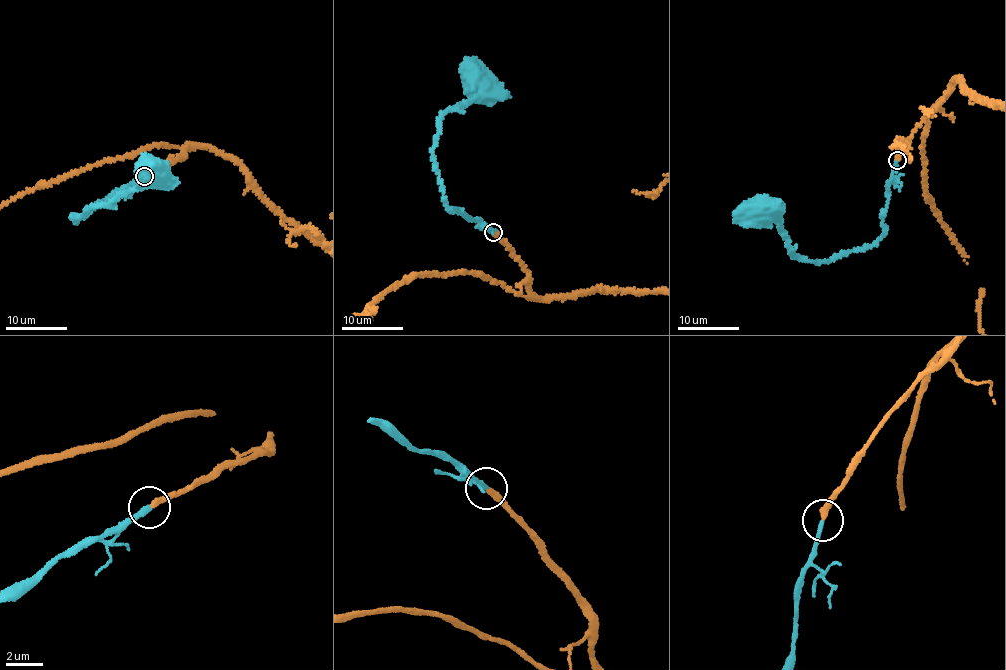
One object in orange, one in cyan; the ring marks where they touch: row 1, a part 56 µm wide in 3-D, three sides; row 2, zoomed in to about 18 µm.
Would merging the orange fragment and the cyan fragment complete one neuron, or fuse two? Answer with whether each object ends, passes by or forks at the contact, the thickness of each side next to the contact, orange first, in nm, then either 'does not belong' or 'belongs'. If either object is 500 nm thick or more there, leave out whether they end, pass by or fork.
orange ends; cyan ends; calibres 300 and 240 nm; belongs

